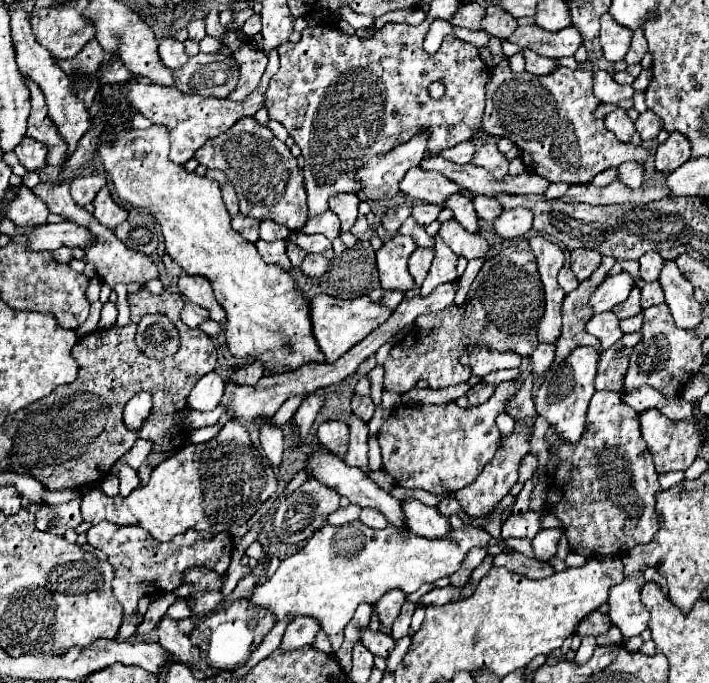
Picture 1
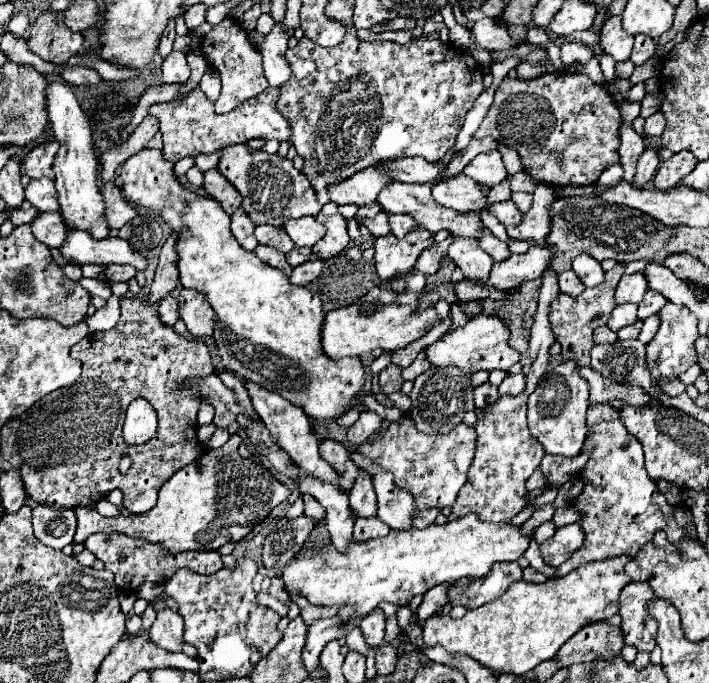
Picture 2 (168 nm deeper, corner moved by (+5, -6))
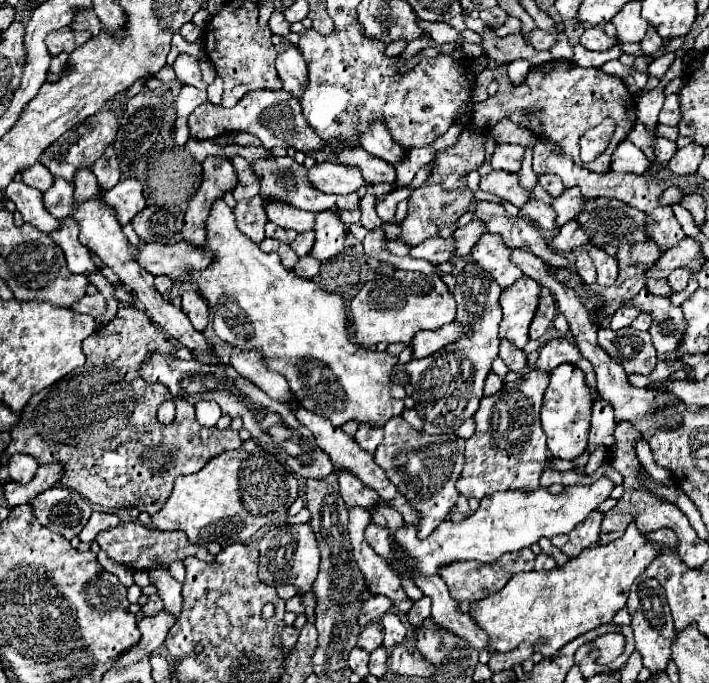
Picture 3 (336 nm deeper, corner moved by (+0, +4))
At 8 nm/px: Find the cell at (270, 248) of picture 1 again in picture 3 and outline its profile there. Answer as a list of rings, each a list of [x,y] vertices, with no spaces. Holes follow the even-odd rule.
[[[270,240],[270,246],[268,246],[268,248],[278,252],[278,256],[280,256],[280,260],[282,260],[282,264],[284,264],[284,268],[286,268],[286,270],[292,270],[292,268],[294,268],[294,264],[298,262],[296,252],[294,252],[288,244],[284,244],[284,242],[278,242],[278,244],[276,244],[276,240],[274,240],[274,242]]]

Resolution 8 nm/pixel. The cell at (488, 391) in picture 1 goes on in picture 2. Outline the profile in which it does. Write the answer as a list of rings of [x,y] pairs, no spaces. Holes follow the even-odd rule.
[[[489,382],[477,386],[477,388],[473,390],[473,396],[475,396],[475,406],[477,406],[477,408],[487,408],[491,402],[495,402],[495,400],[499,398],[497,386],[491,386]]]

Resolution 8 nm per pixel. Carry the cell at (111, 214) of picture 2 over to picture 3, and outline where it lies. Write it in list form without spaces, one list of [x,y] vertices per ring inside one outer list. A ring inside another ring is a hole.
[[[124,178],[112,190],[104,192],[104,200],[112,206],[118,214],[118,222],[124,226],[128,224],[140,210],[146,206],[144,188],[136,178]]]

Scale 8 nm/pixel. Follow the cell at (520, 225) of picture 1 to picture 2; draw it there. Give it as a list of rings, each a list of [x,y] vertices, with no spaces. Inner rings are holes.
[[[537,184],[533,198],[535,198],[533,206],[527,214],[523,214],[521,224],[507,228],[509,240],[527,240],[527,242],[543,242],[545,240],[549,226],[551,226],[549,204],[555,200],[553,188],[545,186],[545,184]]]

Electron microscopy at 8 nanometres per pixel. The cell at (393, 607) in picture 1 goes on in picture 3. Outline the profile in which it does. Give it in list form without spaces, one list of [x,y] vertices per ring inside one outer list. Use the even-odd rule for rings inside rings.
[[[372,622],[372,624],[368,624],[368,626],[362,630],[356,646],[362,648],[362,650],[366,650],[366,652],[374,652],[376,648],[382,646],[382,638],[384,638],[384,628],[382,628],[380,624]]]

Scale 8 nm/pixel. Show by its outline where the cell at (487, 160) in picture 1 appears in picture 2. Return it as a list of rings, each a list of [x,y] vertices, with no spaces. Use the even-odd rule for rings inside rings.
[[[525,172],[507,174],[507,178],[505,178],[505,180],[509,180],[511,192],[533,192],[533,190],[535,190],[535,186],[537,186],[537,182],[535,182],[535,180],[531,180],[531,178],[527,178],[527,174],[525,174]]]

